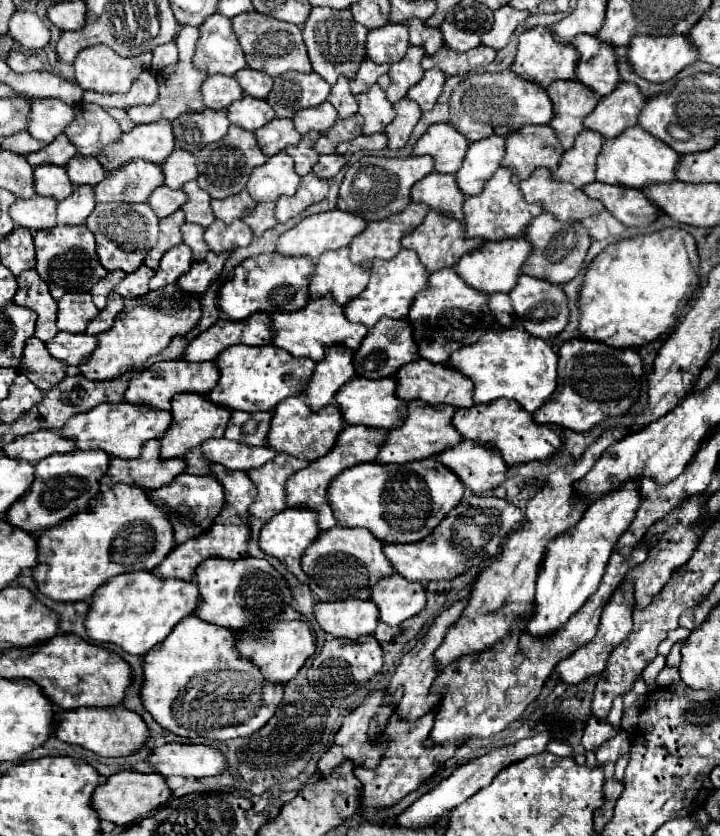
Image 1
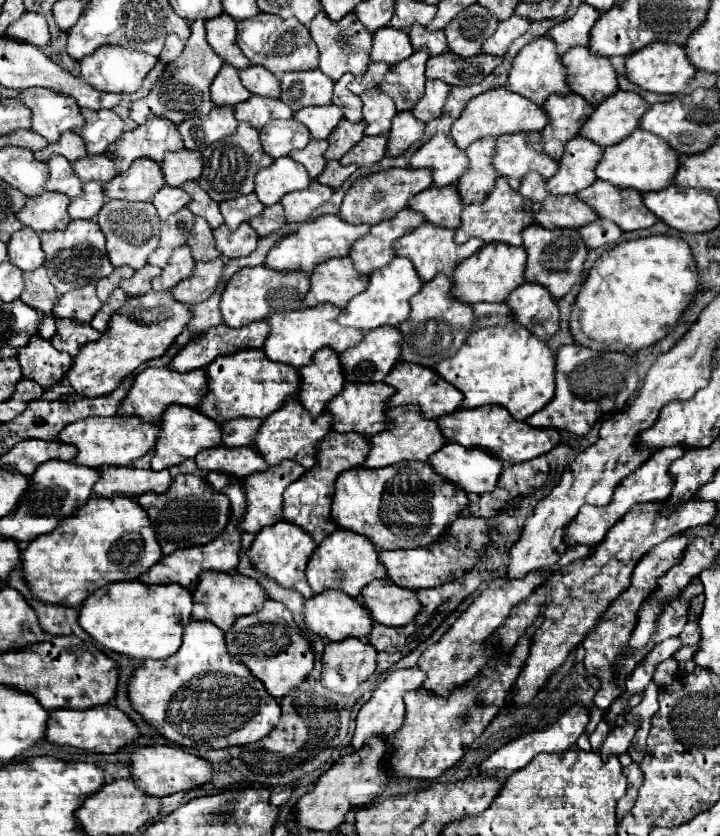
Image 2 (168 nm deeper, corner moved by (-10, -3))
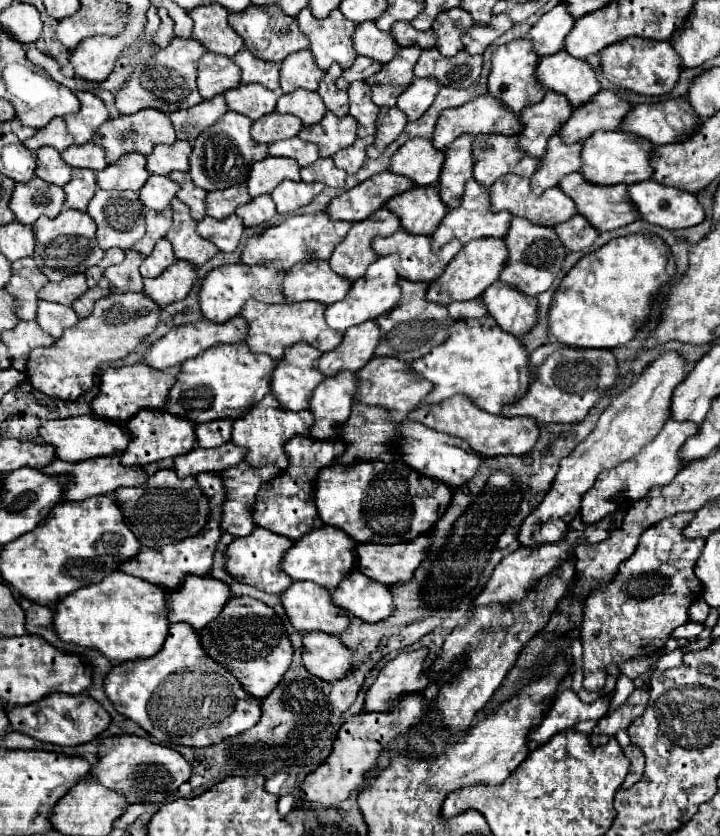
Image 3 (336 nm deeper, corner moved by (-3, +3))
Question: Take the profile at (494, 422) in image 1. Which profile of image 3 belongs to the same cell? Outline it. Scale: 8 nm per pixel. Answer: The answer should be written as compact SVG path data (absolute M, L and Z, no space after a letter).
M451 396L451 398L443 400L441 404L435 404L435 406L427 406L427 404L419 406L415 410L411 410L409 418L417 420L417 422L433 428L433 430L439 430L439 432L467 440L467 444L479 456L485 456L485 458L487 456L501 456L501 454L503 456L507 456L507 454L523 456L533 448L533 444L539 438L539 428L537 428L537 422L533 418L507 418L501 414L495 416L495 414L489 414L489 412L477 408L465 396Z

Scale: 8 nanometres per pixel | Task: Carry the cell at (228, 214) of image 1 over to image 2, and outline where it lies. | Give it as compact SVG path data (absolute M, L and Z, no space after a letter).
M246 194L246 196L238 196L238 198L232 198L232 200L220 202L220 212L222 212L222 216L226 220L226 226L230 230L234 230L242 222L262 214L262 210L264 210L264 206L256 198L256 194Z

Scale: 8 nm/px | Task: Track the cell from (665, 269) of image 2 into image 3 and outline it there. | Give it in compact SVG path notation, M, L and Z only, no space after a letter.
M629 234L609 240L603 248L583 256L561 280L555 300L549 306L549 336L575 348L615 348L633 340L635 332L647 324L653 296L675 274L671 250L659 236Z

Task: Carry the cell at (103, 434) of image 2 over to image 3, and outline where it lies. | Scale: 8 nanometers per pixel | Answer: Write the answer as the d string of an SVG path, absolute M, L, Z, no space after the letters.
M75 416L75 418L45 422L39 428L39 436L45 444L51 444L57 452L57 458L65 462L81 462L83 458L117 454L117 452L123 452L131 440L127 430L121 424L115 424L105 418L97 418L97 416Z

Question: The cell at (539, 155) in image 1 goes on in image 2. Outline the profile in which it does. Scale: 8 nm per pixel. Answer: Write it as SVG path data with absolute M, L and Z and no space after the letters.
M518 132L506 134L496 140L496 156L494 168L498 174L510 178L510 186L514 190L520 188L522 178L536 170L538 174L550 178L558 172L558 162L546 156L542 148L542 134L540 132Z

